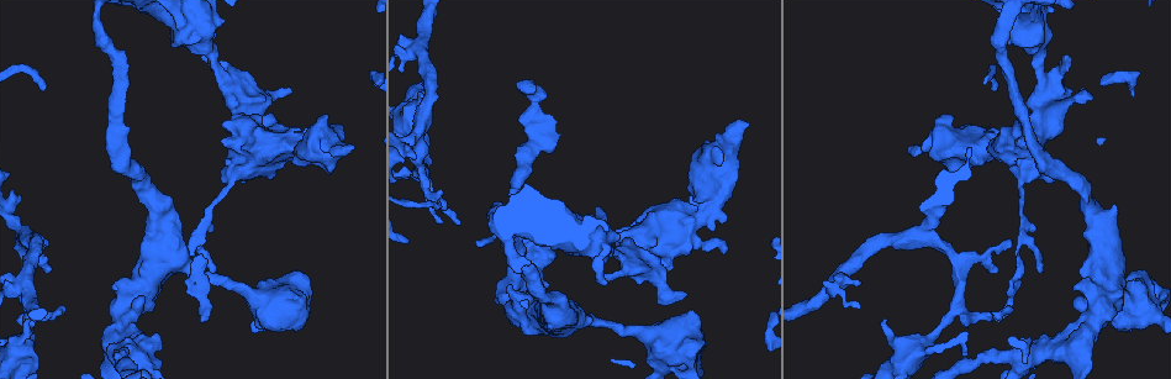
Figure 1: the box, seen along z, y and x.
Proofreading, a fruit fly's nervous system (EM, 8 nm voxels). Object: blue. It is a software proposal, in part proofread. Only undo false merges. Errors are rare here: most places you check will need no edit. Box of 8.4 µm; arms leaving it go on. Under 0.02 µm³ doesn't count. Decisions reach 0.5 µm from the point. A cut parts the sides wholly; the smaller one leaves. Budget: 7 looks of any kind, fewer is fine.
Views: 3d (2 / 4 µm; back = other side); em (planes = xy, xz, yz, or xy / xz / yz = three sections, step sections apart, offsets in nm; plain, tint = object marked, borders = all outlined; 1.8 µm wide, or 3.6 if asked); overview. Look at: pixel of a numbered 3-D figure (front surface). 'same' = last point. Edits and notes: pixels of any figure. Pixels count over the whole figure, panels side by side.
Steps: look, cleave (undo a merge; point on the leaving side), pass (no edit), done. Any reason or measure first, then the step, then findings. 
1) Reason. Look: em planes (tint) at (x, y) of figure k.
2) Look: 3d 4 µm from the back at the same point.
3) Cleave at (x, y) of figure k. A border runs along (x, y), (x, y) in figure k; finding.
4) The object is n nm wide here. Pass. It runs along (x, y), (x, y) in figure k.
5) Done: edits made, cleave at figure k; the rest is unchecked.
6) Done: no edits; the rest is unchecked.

Sharp bend. Look: em xy step 4 (tint) at (1103, 294) of figure 1.

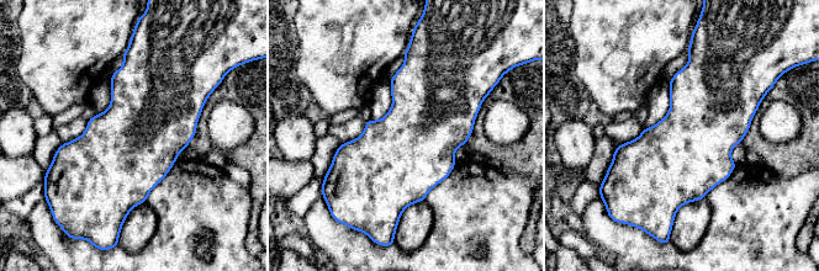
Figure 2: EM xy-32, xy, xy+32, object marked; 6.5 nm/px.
Pass. One neuron here.

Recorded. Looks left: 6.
Look: em planes (tint) at (424, 184) of figure 1.

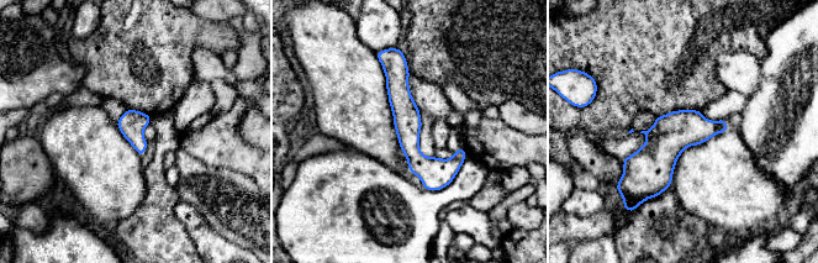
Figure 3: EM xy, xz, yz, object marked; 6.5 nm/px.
Pass. It runs along (396, 56), (410, 147), (438, 187) in figure 3; all the same neuron.

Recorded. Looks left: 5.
Abrupt turn. Look: 3d 2 µm at (835, 286) of figure 1.

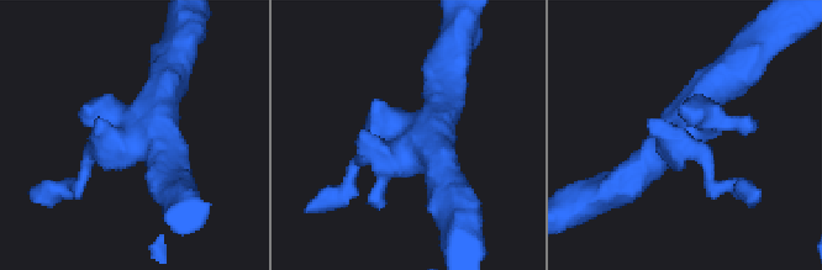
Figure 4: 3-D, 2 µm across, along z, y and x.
Need the tissue. Look: em planes (tint) at (684, 123) of figure 4.

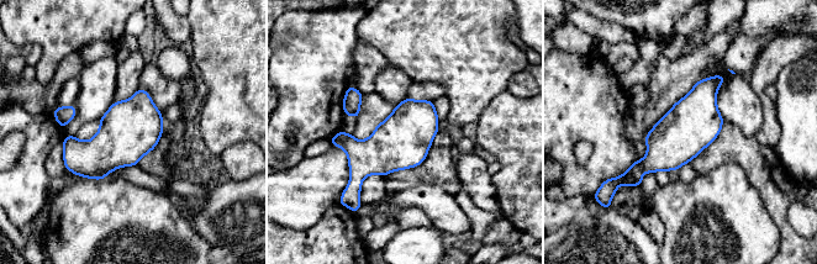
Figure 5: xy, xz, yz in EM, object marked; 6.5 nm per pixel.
Pass. It runs along (718, 78), (697, 112), (625, 177) in figure 5; one neuron here.

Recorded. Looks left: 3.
Done: no edits; the rest is unchecked.

